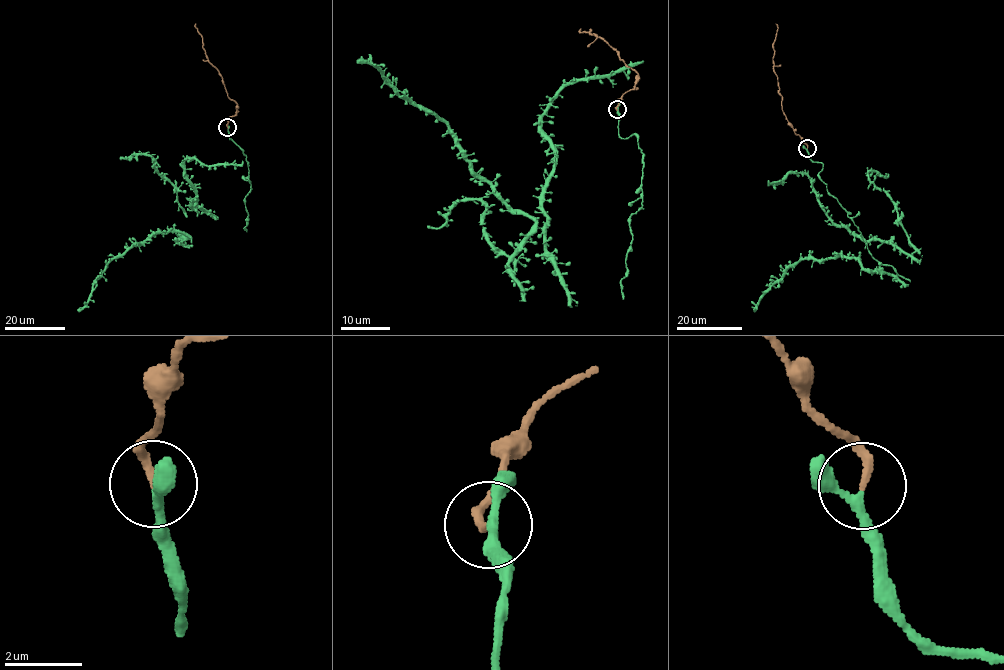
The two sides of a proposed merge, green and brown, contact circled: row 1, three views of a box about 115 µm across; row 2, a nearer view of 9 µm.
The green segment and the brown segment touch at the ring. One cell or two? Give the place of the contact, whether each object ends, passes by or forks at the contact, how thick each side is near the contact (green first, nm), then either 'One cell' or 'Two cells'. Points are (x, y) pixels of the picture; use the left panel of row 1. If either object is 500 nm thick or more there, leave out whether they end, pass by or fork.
Place: (227, 127). At the ring green passes by. At the ring brown ends. Thickness 200 nm (green) against 200 nm. One cell

